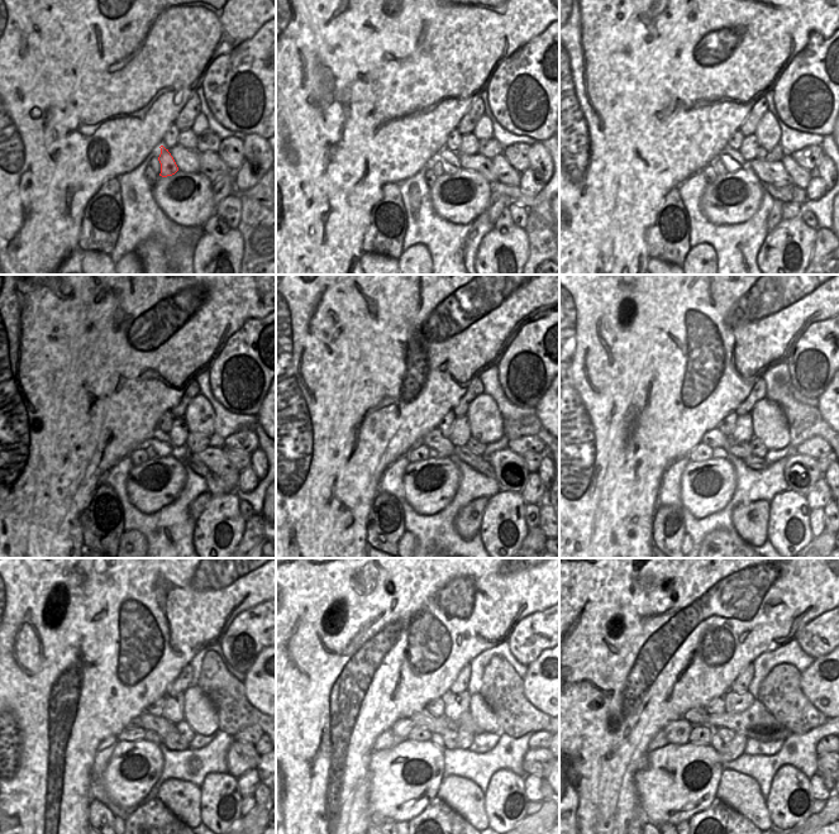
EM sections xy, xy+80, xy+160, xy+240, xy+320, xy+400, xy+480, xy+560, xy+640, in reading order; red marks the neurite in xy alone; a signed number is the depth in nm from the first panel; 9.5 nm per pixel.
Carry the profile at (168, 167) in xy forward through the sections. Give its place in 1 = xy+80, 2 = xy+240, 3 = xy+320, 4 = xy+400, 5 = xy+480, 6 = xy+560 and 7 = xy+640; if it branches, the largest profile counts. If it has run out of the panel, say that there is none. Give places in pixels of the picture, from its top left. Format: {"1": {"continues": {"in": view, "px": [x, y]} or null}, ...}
{"1": {"continues": {"in": "xy+80", "px": [449, 160]}}, "2": {"continues": {"in": "xy+240", "px": [158, 441]}}, "3": {"continues": {"in": "xy+320", "px": [442, 443]}}, "4": {"continues": {"in": "xy+400", "px": [714, 438]}}, "5": {"continues": {"in": "xy+480", "px": [136, 723]}}, "6": {"continues": {"in": "xy+560", "px": [401, 728]}}, "7": {"continues": {"in": "xy+640", "px": [677, 732]}}}

